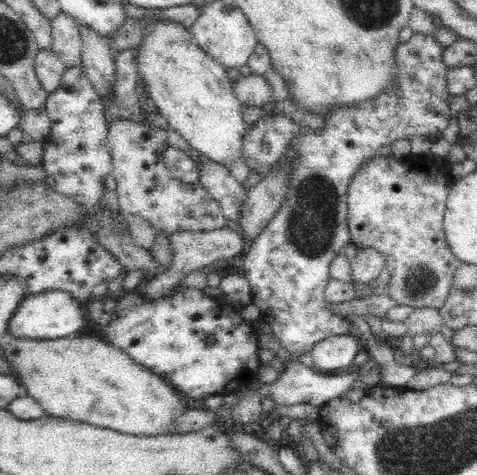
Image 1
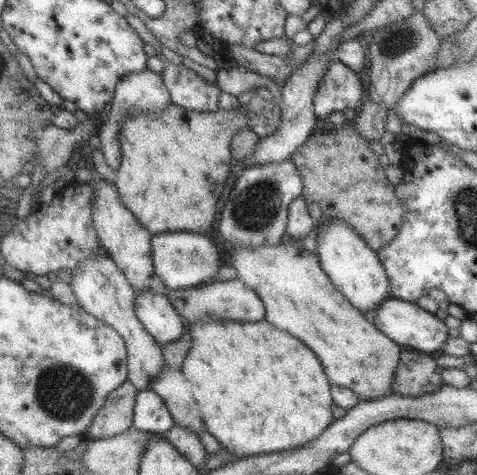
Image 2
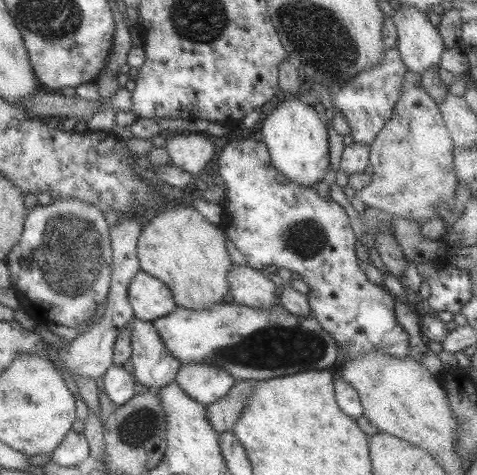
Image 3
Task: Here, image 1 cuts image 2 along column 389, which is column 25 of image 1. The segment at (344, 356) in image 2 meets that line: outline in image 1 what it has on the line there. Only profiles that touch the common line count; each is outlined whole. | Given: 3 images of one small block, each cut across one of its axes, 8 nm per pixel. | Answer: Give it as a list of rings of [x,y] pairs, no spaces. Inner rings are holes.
[[[72,336],[60,340],[6,340],[2,348],[6,350],[4,360],[12,362],[20,376],[24,394],[34,398],[42,406],[42,410],[54,418],[110,428],[114,432],[130,436],[160,436],[174,434],[178,418],[182,418],[194,406],[186,400],[184,394],[180,394],[178,388],[174,388],[162,376],[150,372],[124,352],[98,338]]]

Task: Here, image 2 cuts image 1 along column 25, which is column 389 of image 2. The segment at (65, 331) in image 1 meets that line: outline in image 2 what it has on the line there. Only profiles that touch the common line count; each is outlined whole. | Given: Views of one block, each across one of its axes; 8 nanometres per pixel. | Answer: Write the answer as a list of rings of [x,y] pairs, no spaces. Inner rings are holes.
[[[397,298],[385,300],[383,304],[379,304],[379,308],[373,310],[373,314],[367,314],[365,318],[373,324],[373,328],[377,328],[381,334],[385,334],[391,342],[395,342],[403,350],[421,352],[427,356],[441,356],[441,350],[445,348],[445,340],[449,338],[449,328],[435,314],[429,314],[419,306]]]

